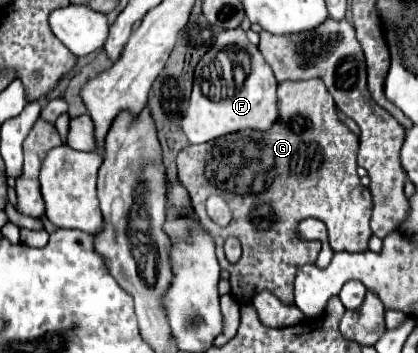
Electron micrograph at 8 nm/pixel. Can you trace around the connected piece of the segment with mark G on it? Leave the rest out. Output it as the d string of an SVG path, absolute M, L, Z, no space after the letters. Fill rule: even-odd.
M308 79L308 81L284 81L278 85L278 119L276 123L272 125L270 131L254 131L254 137L244 137L242 133L234 133L230 137L220 137L220 139L214 139L214 141L208 141L208 143L202 143L202 145L188 145L184 147L180 153L178 153L178 179L182 181L182 185L188 189L190 193L190 199L194 203L194 211L198 213L200 217L200 223L210 231L210 235L214 237L216 241L216 257L218 257L218 263L222 269L226 269L230 273L230 285L232 285L232 297L242 303L246 299L252 299L256 293L264 291L264 289L270 289L280 301L284 303L292 303L294 299L294 275L298 271L300 265L306 265L306 263L314 263L320 249L322 249L322 243L320 241L302 241L296 237L296 225L300 223L300 219L304 217L316 217L320 221L326 223L326 229L328 229L328 243L332 247L332 251L348 251L348 253L362 253L362 251L368 251L368 239L372 237L372 231L370 231L370 215L372 215L372 195L366 187L360 185L360 177L356 175L356 153L358 153L358 139L356 135L338 119L338 113L336 113L336 105L334 105L334 99L330 97L326 85L320 81L320 79ZM210 195L220 195L226 199L226 203L230 205L234 217L232 221L228 223L228 227L216 227L216 223L212 223L212 219L206 215L206 199ZM226 237L238 237L238 241L242 243L242 257L236 265L228 263L226 257L224 257L224 239Z

